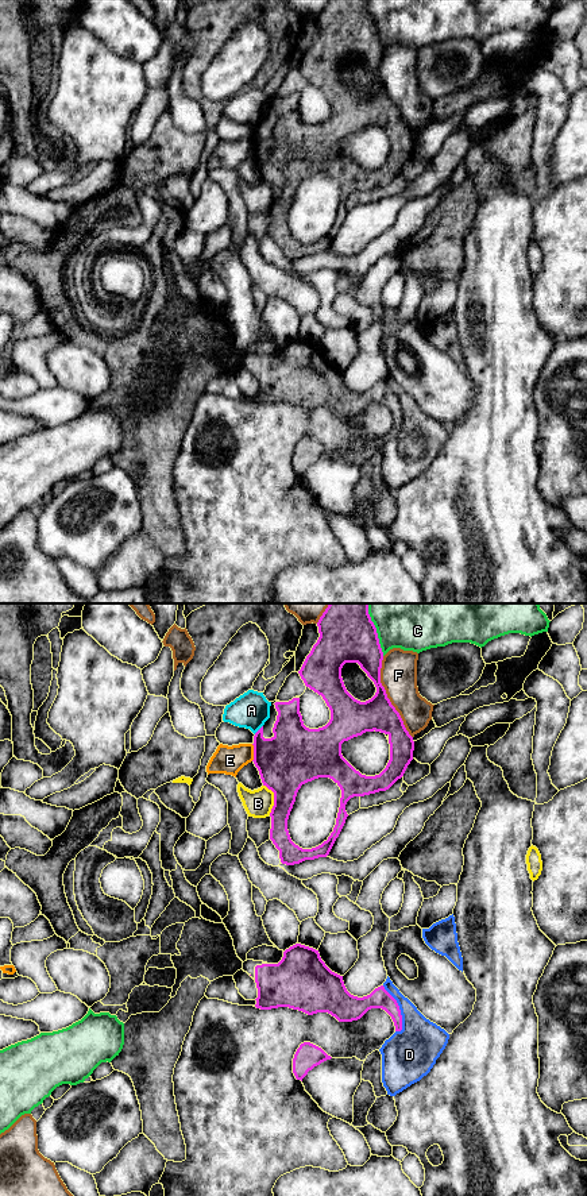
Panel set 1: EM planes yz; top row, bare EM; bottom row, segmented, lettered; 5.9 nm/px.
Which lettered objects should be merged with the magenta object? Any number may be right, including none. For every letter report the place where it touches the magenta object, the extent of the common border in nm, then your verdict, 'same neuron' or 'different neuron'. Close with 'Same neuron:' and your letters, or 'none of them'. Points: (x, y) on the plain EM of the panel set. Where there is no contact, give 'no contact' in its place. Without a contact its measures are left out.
A: contact yz (259, 124); length 80 nm; different neuron
B: contact yz (274, 195); length 190 nm; different neuron
C: contact yz (375, 26); length 320 nm; different neuron
D: contact yz (398, 404); length 300 nm; different neuron
E: contact yz (254, 147); length 100 nm; different neuron
F: contact yz (386, 92); length 500 nm; different neuron
Same neuron: none of them

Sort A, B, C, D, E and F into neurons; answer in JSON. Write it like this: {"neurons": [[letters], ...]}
{"neurons": [["A"], ["B"], ["C"], ["D"], ["E"], ["F"]]}

